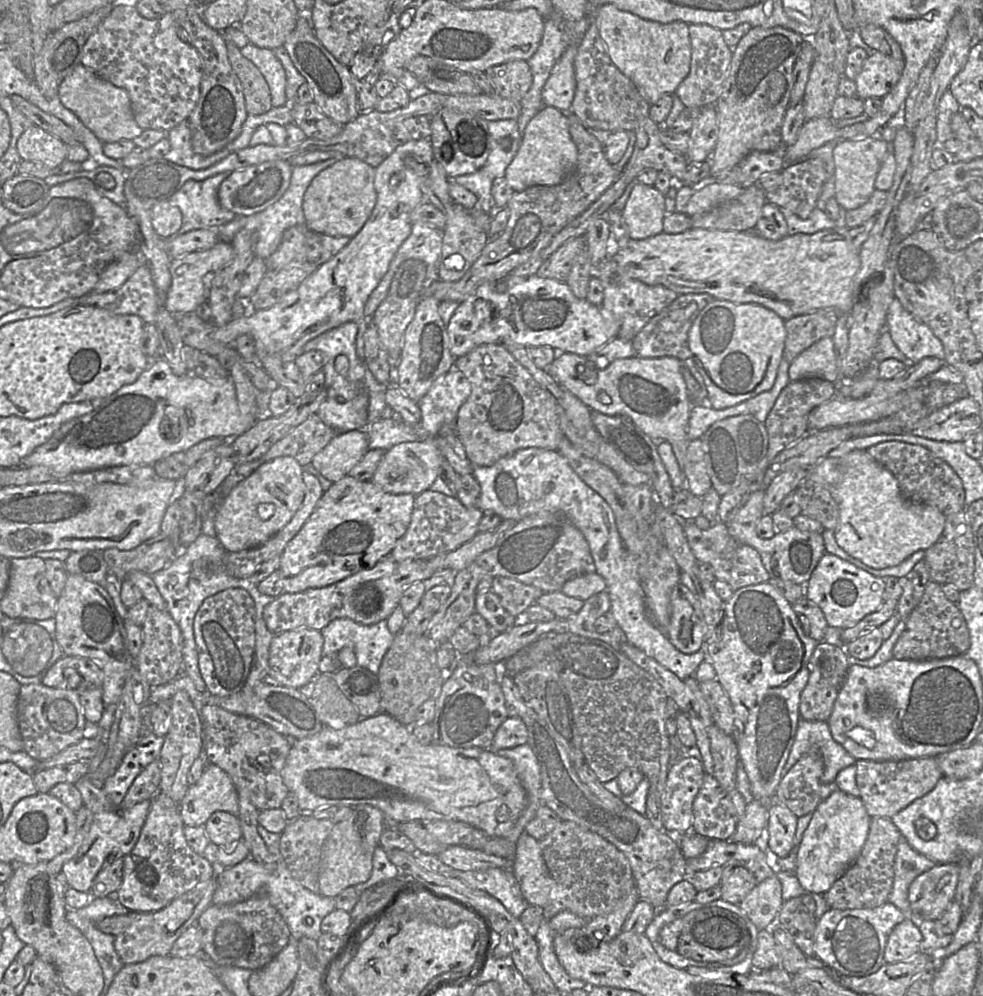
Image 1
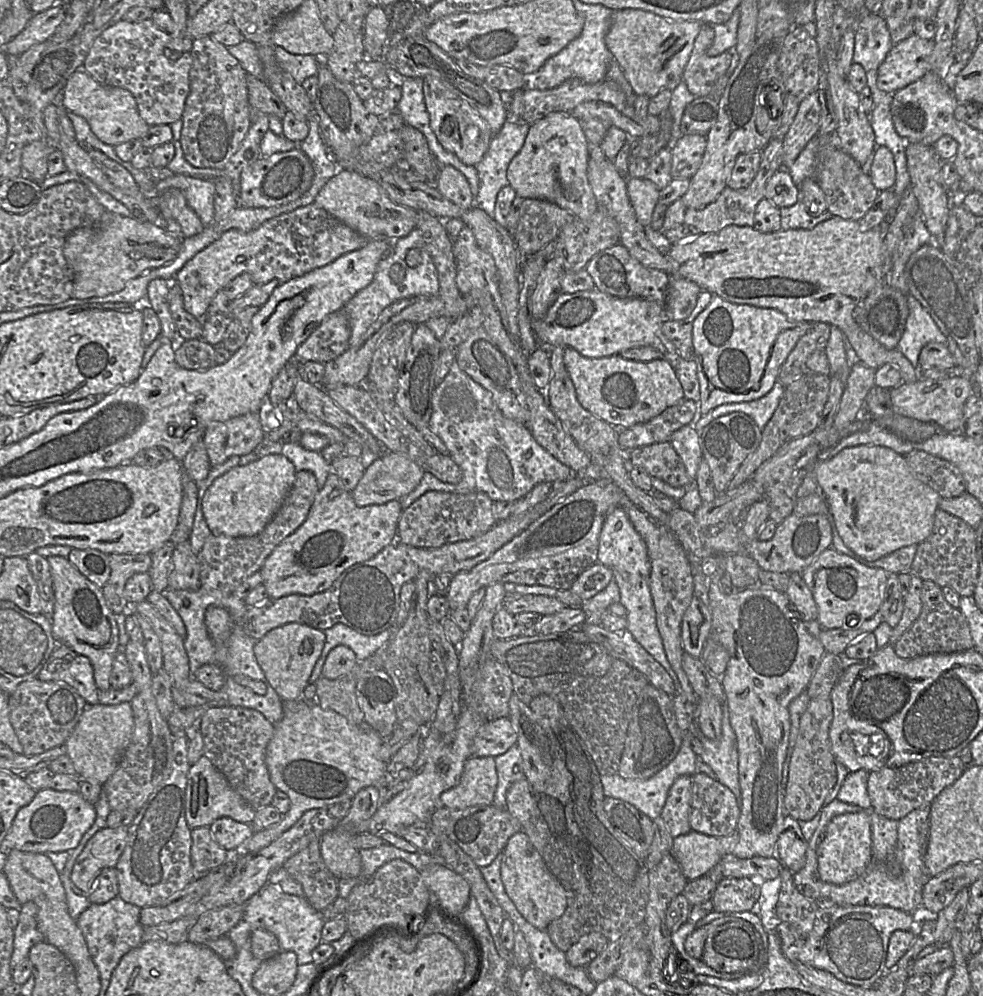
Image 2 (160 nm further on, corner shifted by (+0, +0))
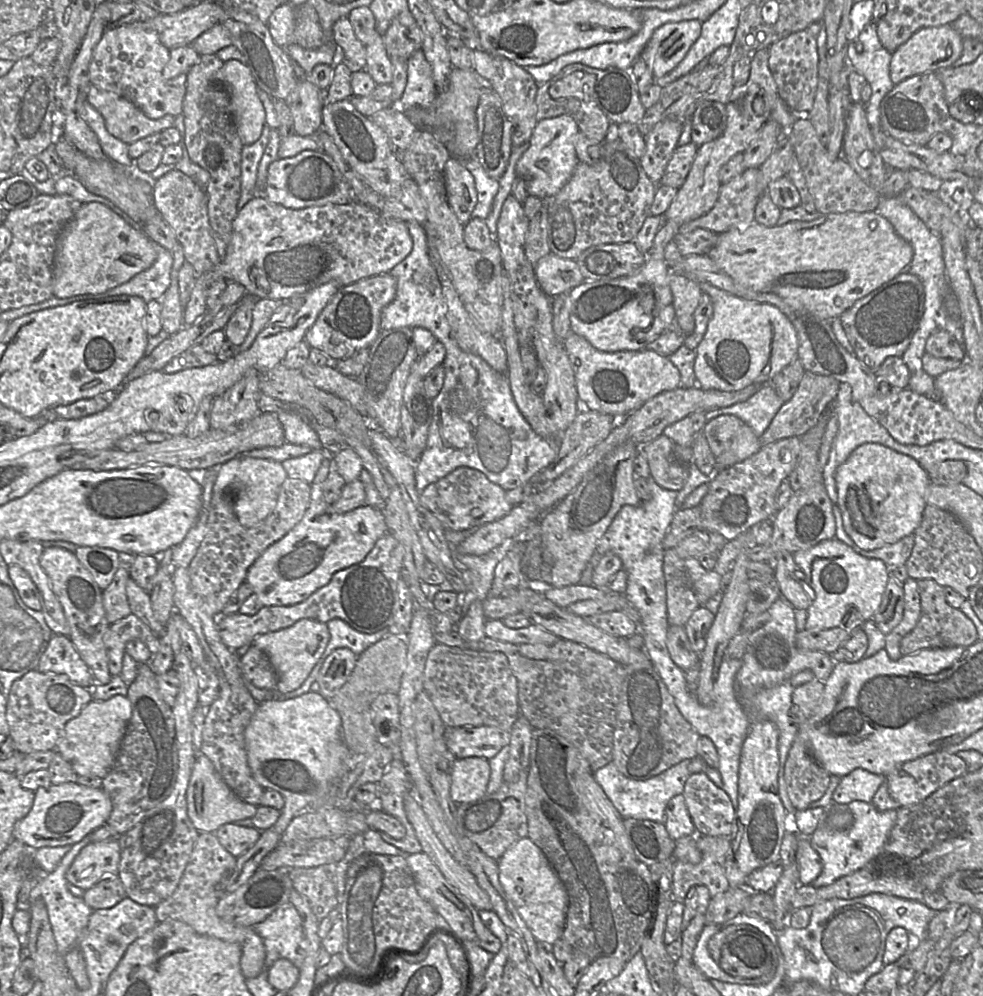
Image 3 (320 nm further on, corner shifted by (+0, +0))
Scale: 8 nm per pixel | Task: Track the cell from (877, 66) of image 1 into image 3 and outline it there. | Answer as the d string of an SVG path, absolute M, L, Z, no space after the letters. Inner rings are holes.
M950 24L921 28L892 53L890 62L892 82L896 85L909 77L937 72L952 66L962 54L963 40L964 38Z

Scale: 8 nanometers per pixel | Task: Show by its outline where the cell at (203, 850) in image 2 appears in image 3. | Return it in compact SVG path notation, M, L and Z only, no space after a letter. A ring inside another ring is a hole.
M200 832L181 880L174 893L155 908L158 922L178 920L190 925L198 934L221 939L241 946L241 971L246 979L258 977L264 968L266 951L262 938L252 927L245 927L224 921L216 914L220 900L216 895L217 885L236 866L237 857L228 852L214 832Z

